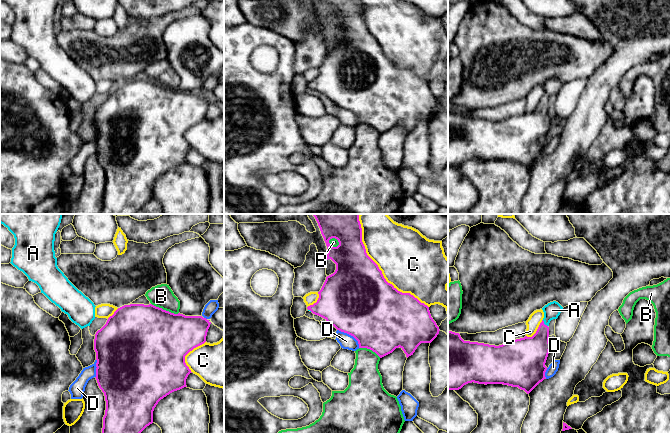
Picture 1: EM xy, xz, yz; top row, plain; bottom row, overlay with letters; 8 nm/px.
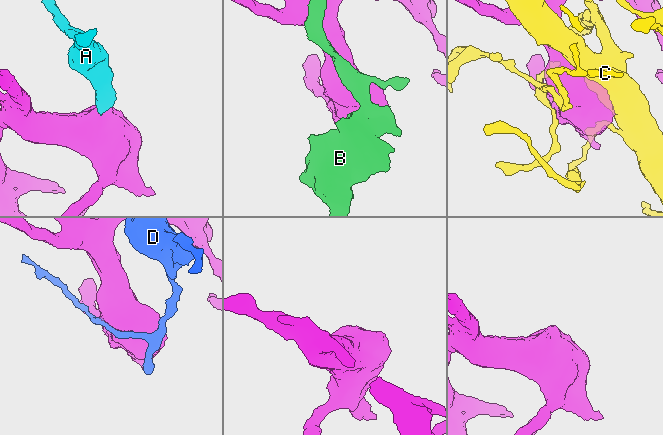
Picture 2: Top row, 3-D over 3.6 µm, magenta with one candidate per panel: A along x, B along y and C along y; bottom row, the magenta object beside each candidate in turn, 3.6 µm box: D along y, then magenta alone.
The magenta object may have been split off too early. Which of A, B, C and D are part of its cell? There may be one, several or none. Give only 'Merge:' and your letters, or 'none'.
Merge: A

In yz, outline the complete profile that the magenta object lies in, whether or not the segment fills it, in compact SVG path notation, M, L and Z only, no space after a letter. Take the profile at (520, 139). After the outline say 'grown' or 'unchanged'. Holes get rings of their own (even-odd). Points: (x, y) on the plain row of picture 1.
M556 77L545 81L544 94L532 113L511 116L499 122L464 117L459 109L448 106L448 166L459 166L468 159L503 160L518 163L529 170L545 153L549 126L549 99L557 95L563 83Z; grown

